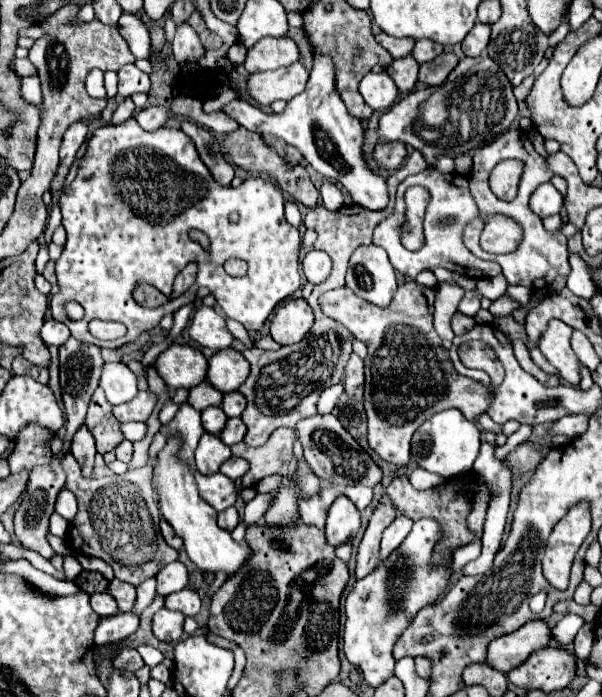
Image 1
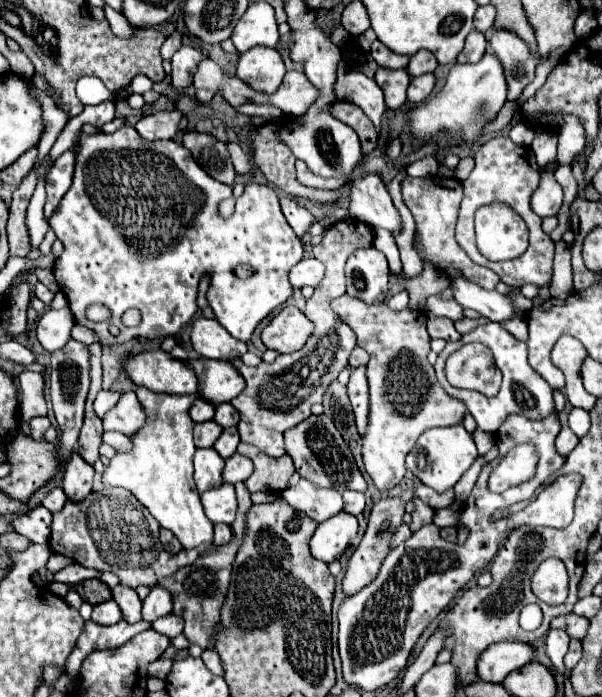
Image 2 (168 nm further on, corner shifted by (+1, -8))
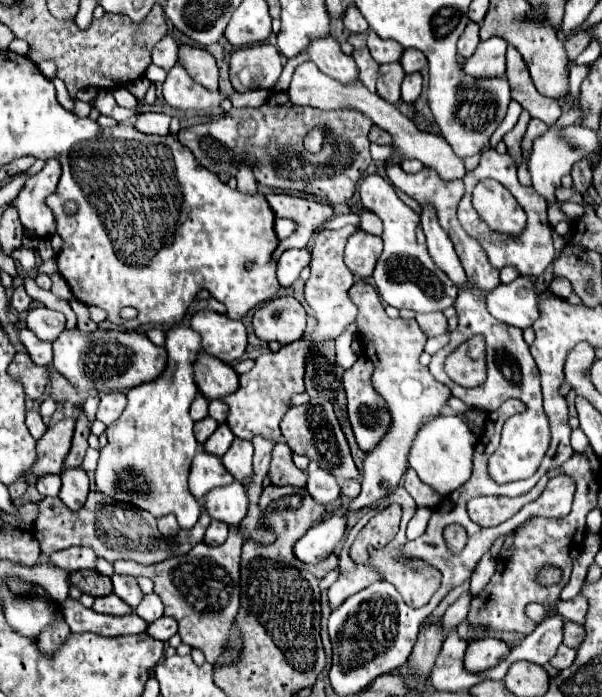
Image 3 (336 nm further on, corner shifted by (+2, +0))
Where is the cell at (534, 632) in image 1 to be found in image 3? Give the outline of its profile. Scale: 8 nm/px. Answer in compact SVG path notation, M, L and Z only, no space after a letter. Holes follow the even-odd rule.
M483 636L473 640L465 652L465 668L469 672L481 672L487 668L495 668L503 662L511 652L511 646L499 638Z

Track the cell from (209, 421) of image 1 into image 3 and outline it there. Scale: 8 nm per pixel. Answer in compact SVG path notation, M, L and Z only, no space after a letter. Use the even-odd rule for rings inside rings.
M211 416L195 422L195 438L197 438L197 442L203 444L203 442L217 430L217 426L219 426L219 424L217 424Z

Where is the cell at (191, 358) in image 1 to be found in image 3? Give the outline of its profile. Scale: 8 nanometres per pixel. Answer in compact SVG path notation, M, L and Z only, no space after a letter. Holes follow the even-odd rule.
M77 328L63 332L55 340L53 364L79 390L125 390L137 384L157 380L167 368L167 350L155 346L145 334L121 330L97 330L95 334L81 334Z

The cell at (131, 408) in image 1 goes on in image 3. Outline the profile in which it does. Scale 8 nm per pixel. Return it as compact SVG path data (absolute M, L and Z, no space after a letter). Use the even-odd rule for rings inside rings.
M107 392L101 394L101 404L97 410L97 420L101 420L105 426L109 426L113 420L117 420L119 414L123 414L127 406L125 392Z

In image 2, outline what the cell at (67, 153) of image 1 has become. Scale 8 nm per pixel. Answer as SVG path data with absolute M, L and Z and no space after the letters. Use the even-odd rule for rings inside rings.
M64 152L54 166L50 168L46 176L46 204L44 204L44 218L50 220L52 212L60 204L62 196L68 192L72 184L72 172L74 172L74 152Z

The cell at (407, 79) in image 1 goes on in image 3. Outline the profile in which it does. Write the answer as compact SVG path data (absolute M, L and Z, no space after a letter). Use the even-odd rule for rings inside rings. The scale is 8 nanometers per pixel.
M399 62L383 64L379 66L379 78L377 78L377 94L395 104L401 98L401 82L405 78L405 72Z

